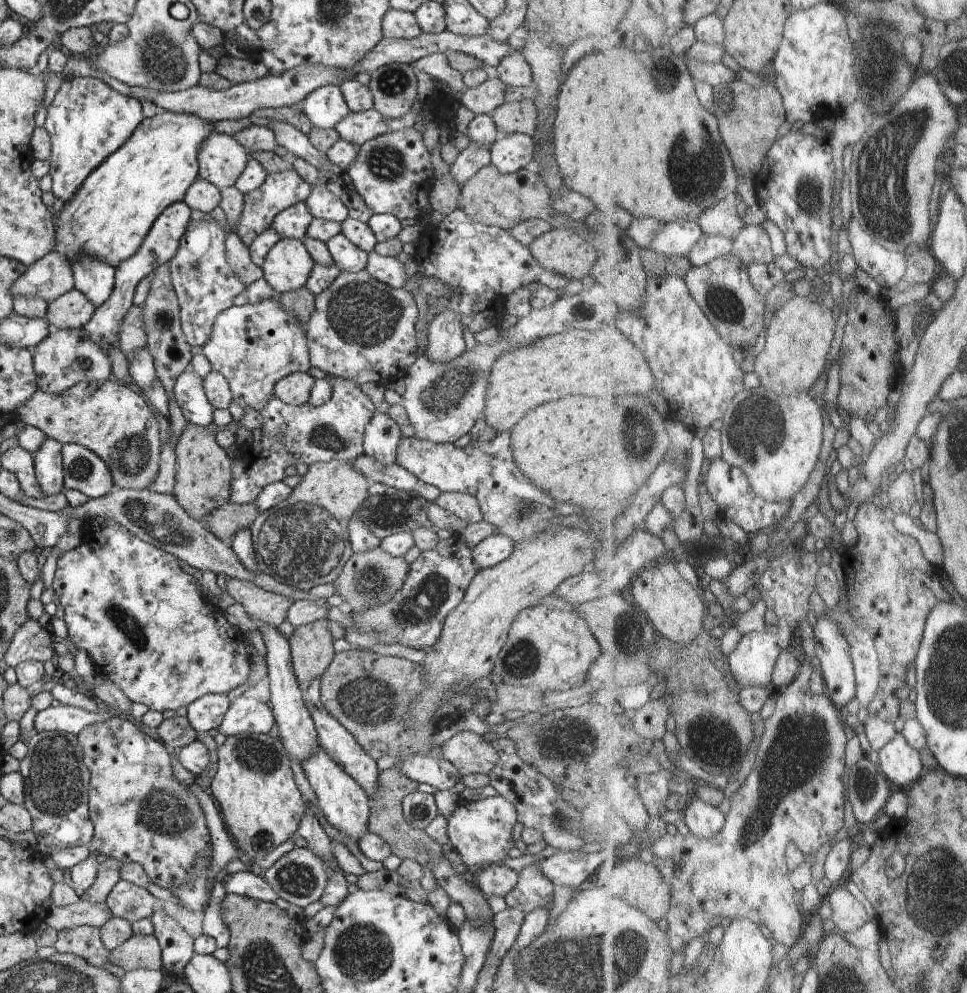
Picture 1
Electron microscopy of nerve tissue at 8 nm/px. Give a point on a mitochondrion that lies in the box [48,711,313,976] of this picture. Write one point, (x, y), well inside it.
(164, 812)

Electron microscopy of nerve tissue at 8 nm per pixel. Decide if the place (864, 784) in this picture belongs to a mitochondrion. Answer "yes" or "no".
yes

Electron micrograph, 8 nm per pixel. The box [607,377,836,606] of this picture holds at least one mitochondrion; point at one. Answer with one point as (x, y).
(759, 431)

